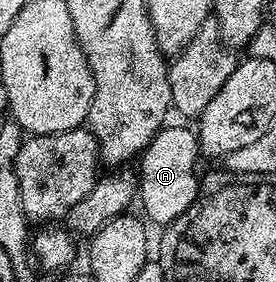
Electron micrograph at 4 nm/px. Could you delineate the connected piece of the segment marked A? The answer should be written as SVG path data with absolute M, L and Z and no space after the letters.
M179 124L183 126L171 125L164 125L162 130L155 133L151 138L151 143L143 150L137 162L137 173L139 176L139 189L137 194L141 202L143 198L144 212L142 211L142 213L152 223L154 223L153 221L160 222L160 224L172 222L179 214L184 214L189 208L189 204L193 204L201 193L201 178L200 175L195 175L195 161L198 160L199 154L201 155L201 147L196 131L192 127L190 130L187 127L190 125L187 124Z

